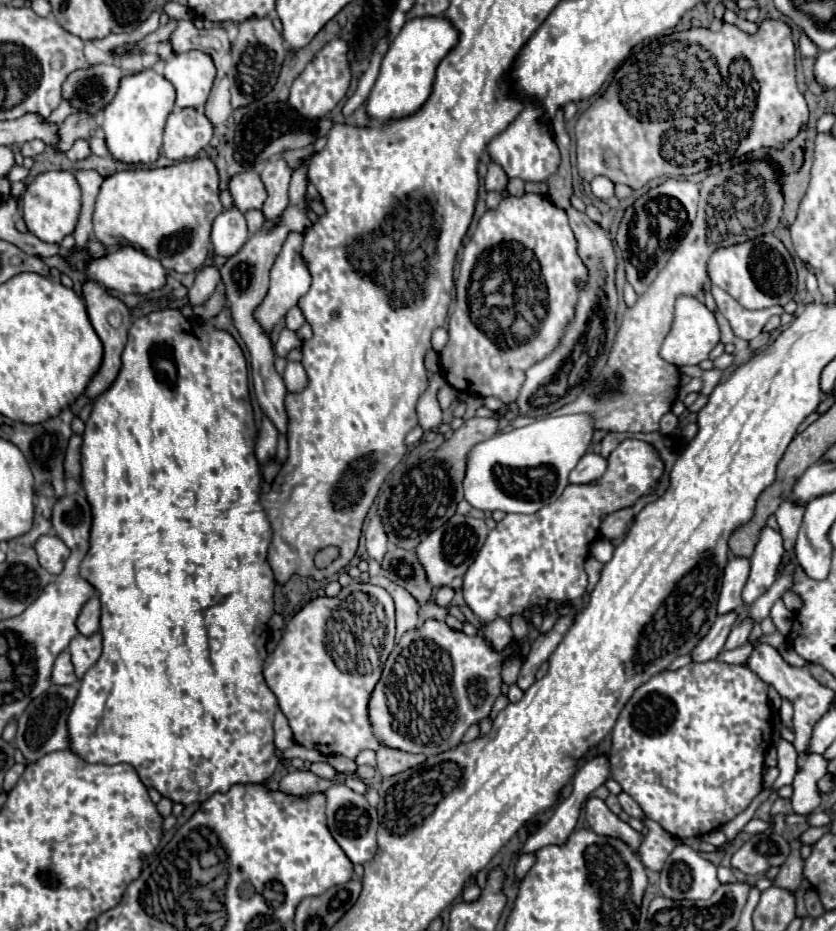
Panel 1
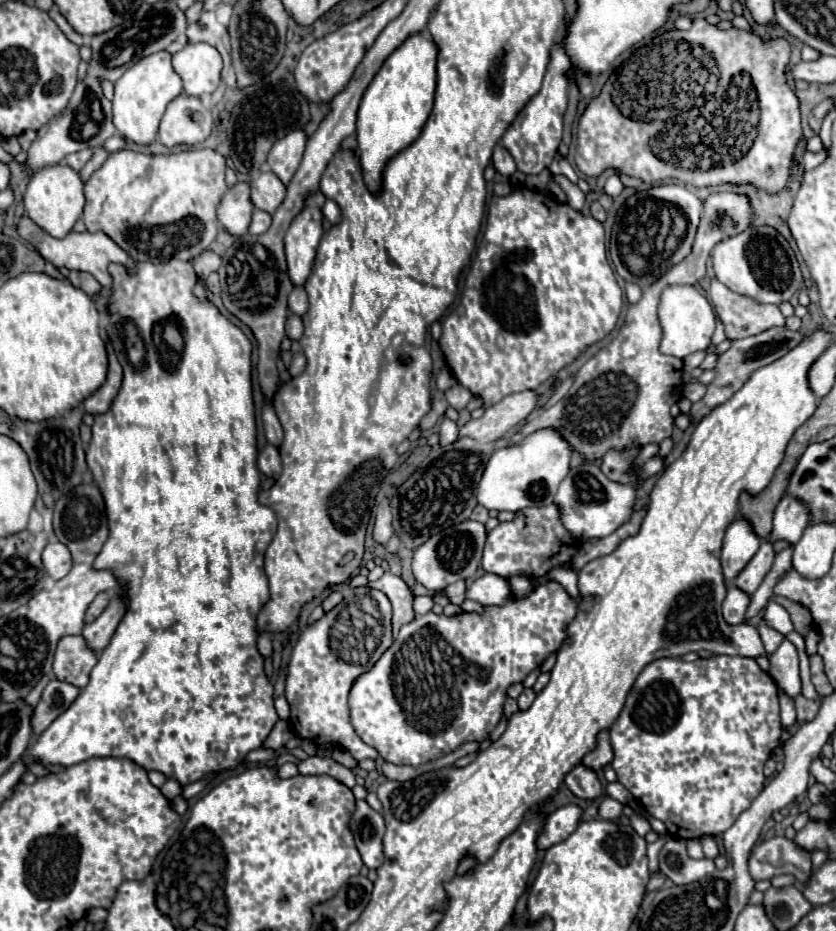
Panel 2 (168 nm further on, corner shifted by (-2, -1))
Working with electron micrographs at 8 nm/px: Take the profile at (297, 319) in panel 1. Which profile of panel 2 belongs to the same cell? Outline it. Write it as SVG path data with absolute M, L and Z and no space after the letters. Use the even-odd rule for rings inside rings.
M295 286L293 292L289 294L289 310L295 316L303 316L307 312L307 294L301 286Z

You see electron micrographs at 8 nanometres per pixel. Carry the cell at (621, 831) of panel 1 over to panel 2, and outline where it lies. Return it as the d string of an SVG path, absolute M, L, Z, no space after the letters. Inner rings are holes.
M579 764L577 768L573 768L567 774L565 784L581 800L595 800L595 798L599 798L603 794L603 788L599 784L597 774L591 772L591 770L587 770L583 764Z

